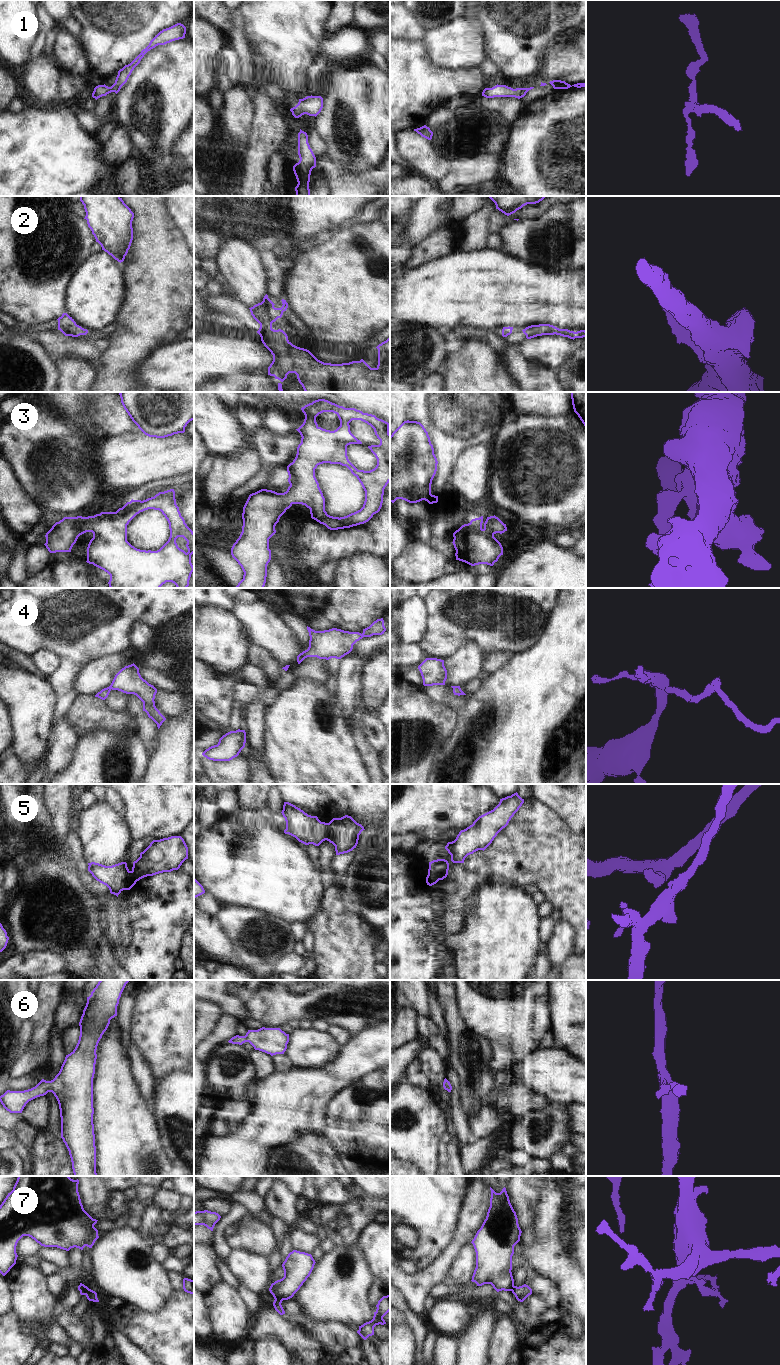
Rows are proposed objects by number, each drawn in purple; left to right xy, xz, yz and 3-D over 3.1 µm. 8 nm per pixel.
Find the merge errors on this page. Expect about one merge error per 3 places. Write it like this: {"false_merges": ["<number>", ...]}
{"false_merges": ["5", "7"]}

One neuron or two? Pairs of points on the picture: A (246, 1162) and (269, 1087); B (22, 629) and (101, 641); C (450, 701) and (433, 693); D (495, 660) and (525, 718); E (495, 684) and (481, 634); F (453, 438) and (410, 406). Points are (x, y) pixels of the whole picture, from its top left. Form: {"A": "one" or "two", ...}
{"A": "one", "B": "one", "C": "one", "D": "two", "E": "two", "F": "one"}

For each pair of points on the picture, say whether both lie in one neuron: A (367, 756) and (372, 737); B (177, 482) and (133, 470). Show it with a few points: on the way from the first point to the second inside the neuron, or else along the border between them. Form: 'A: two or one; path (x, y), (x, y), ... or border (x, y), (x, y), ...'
A: two; border (361, 723), (363, 737), (375, 750), (378, 763)
B: one; path (167, 471), (144, 470)

